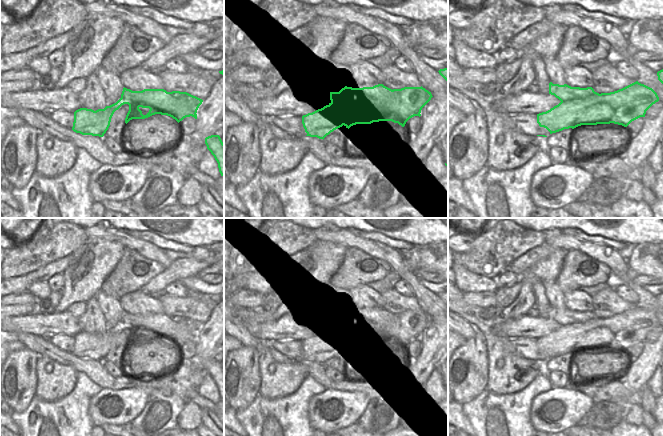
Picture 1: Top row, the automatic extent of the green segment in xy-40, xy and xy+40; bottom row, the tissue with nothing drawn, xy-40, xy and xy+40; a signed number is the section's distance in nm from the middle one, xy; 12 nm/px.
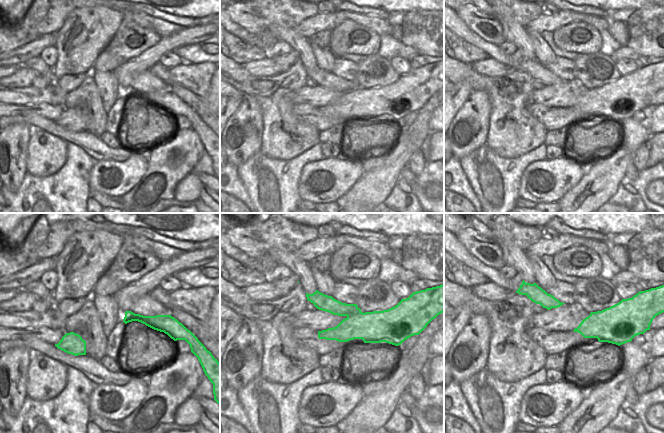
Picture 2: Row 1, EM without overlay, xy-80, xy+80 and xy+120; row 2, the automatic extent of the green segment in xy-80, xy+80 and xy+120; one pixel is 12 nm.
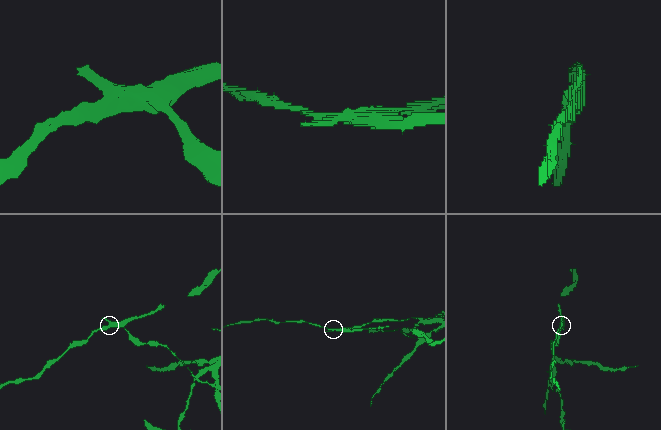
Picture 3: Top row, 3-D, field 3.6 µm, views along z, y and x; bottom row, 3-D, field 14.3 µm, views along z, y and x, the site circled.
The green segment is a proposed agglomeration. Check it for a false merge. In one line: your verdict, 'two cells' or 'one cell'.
two cells

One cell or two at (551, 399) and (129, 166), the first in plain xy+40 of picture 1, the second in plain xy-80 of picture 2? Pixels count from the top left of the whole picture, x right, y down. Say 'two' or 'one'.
one

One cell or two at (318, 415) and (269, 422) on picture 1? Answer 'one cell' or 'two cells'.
two cells

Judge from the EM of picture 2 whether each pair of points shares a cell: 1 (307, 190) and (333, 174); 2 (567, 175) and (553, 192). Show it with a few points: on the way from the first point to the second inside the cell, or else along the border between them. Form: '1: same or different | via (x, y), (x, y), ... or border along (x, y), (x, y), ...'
1: same | via (313, 186), (327, 180)
2: same | via (563, 179), (554, 188)

